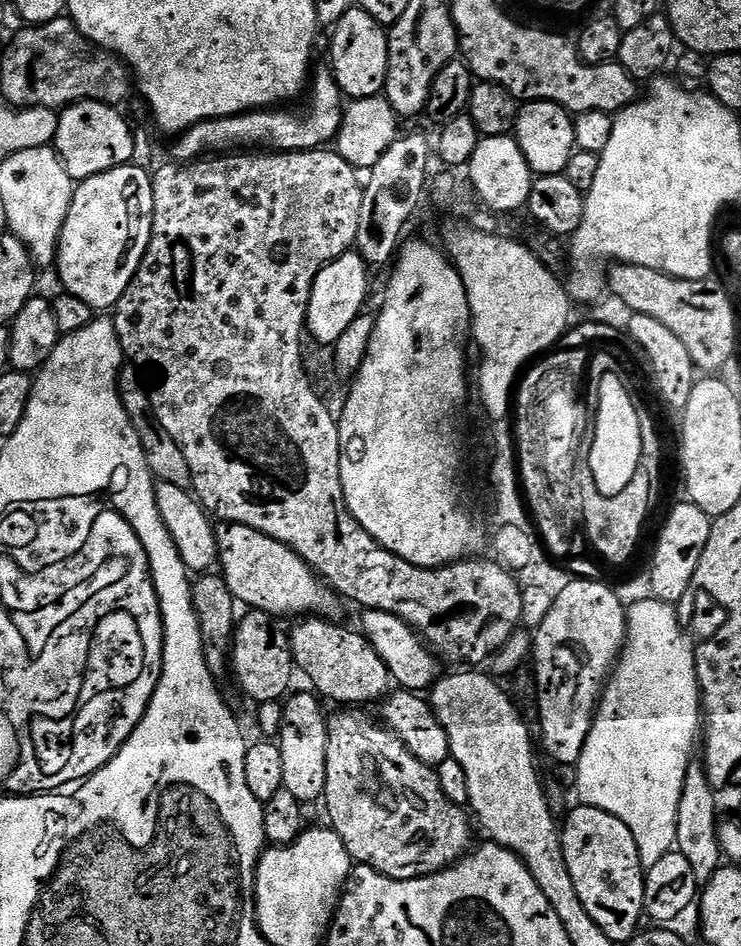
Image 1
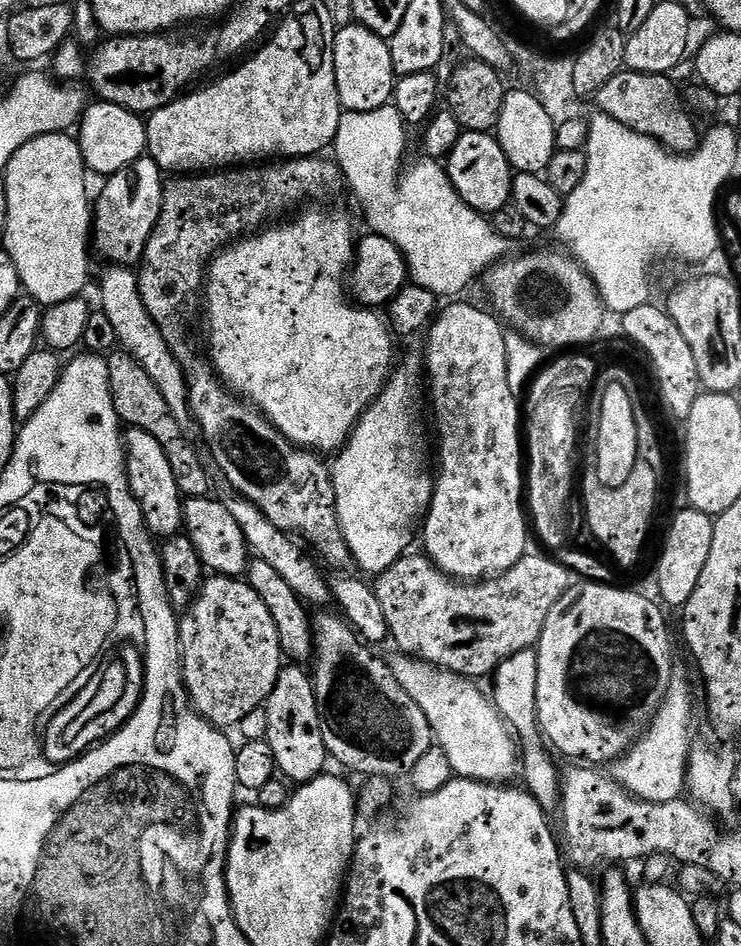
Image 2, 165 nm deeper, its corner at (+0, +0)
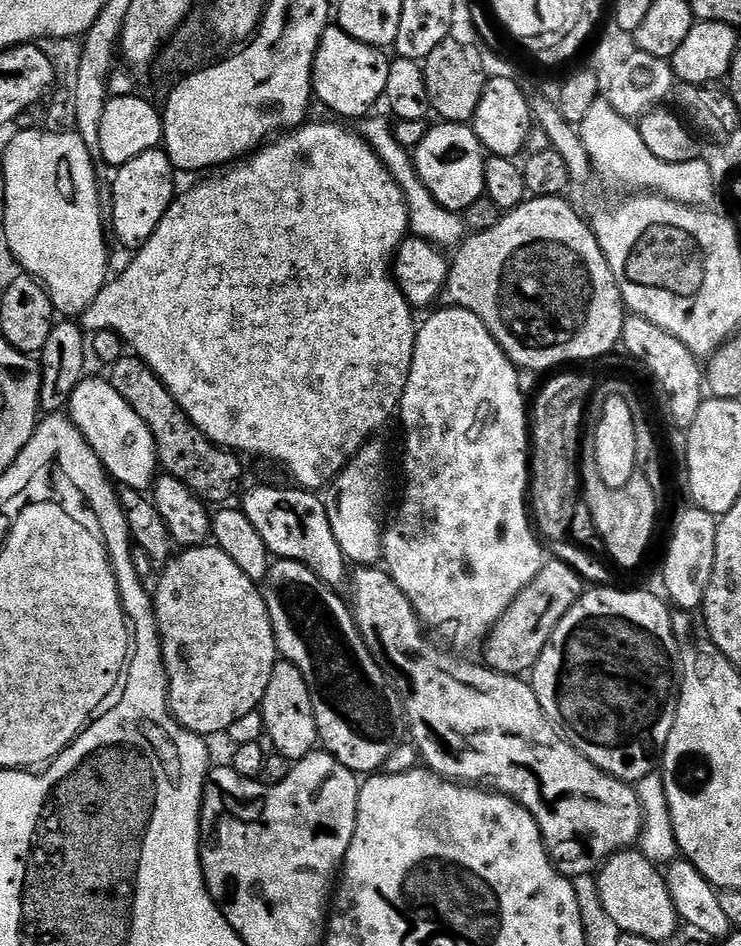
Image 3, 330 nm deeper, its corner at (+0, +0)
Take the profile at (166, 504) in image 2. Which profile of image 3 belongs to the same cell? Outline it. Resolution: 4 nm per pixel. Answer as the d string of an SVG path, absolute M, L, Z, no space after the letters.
M91 376L81 380L74 390L66 409L67 415L74 426L78 426L86 442L90 442L94 454L98 454L102 466L117 485L125 484L147 493L156 483L158 475L154 434L150 434L146 422L134 414L134 406L130 406L130 402L126 402L126 398L114 390L111 379L99 380Z

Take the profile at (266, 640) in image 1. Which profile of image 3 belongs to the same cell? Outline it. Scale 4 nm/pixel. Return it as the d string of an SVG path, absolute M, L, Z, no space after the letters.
M215 546L177 551L159 572L154 603L156 624L160 628L160 649L168 675L168 711L183 728L202 737L227 733L238 718L259 709L278 659L264 593L257 581L238 570L238 562L234 562L230 554Z

